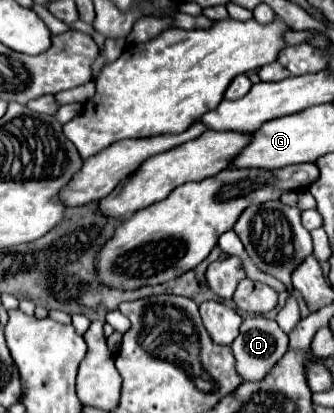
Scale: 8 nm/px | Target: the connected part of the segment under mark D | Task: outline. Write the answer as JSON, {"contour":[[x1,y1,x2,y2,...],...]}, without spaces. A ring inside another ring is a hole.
{"contour":[[249,315,243,319,237,339,231,349,237,359,237,373,245,381,263,379,269,369,285,355,289,337,281,327,261,315]]}

